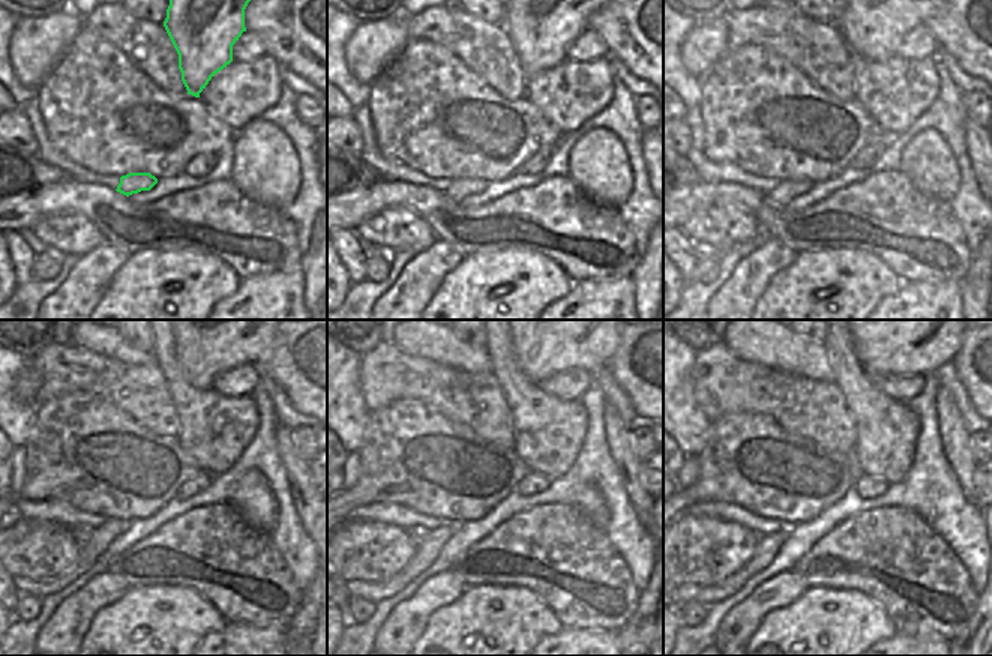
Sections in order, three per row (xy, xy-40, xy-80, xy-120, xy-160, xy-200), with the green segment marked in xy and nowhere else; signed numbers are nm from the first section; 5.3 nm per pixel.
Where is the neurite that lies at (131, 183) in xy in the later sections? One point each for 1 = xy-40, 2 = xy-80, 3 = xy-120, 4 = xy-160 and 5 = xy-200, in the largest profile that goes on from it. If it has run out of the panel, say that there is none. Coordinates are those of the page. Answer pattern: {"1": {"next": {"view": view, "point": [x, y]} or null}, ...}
{"1": {"next": {"view": "xy-40", "point": [458, 189]}}, "2": {"next": {"view": "xy-80", "point": [787, 191]}}, "3": {"next": {"view": "xy-120", "point": [93, 544]}}, "4": {"next": {"view": "xy-160", "point": [431, 542]}}, "5": {"next": {"view": "xy-200", "point": [767, 548]}}}

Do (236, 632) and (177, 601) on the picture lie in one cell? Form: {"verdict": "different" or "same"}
{"verdict": "different"}

